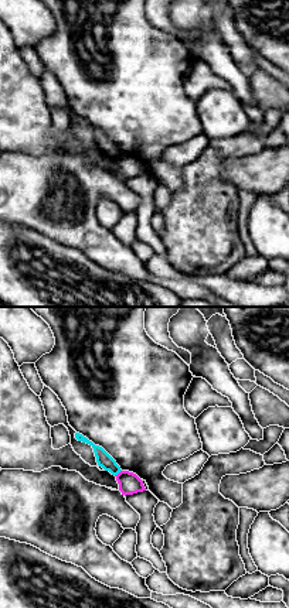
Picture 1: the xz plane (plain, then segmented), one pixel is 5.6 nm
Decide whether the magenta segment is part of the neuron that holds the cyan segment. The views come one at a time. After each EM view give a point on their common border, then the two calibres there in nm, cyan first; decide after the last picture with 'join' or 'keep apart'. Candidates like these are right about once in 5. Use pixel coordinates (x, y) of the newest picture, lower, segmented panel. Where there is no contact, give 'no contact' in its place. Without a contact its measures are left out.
contact (118, 472); calibres 90 and 120 nm

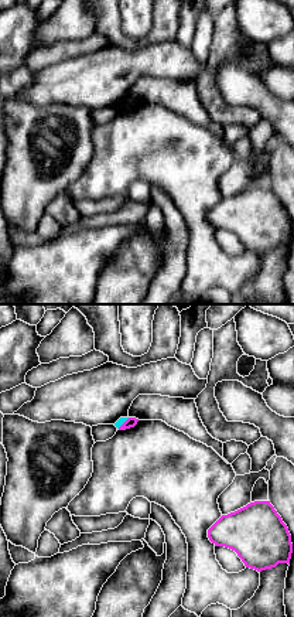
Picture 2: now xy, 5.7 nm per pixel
contact (123, 422); calibres 40 and 60 nm

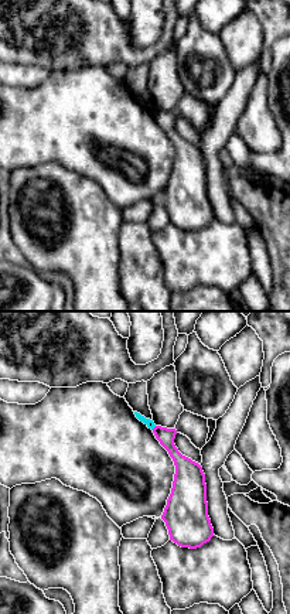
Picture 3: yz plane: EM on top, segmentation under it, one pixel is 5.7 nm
contact (153, 427); calibres 50 and 100 nm

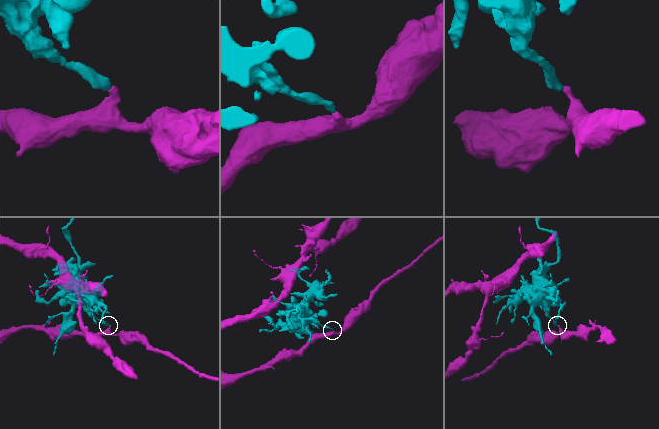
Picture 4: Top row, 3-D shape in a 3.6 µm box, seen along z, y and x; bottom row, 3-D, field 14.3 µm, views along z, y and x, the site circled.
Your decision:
keep apart

